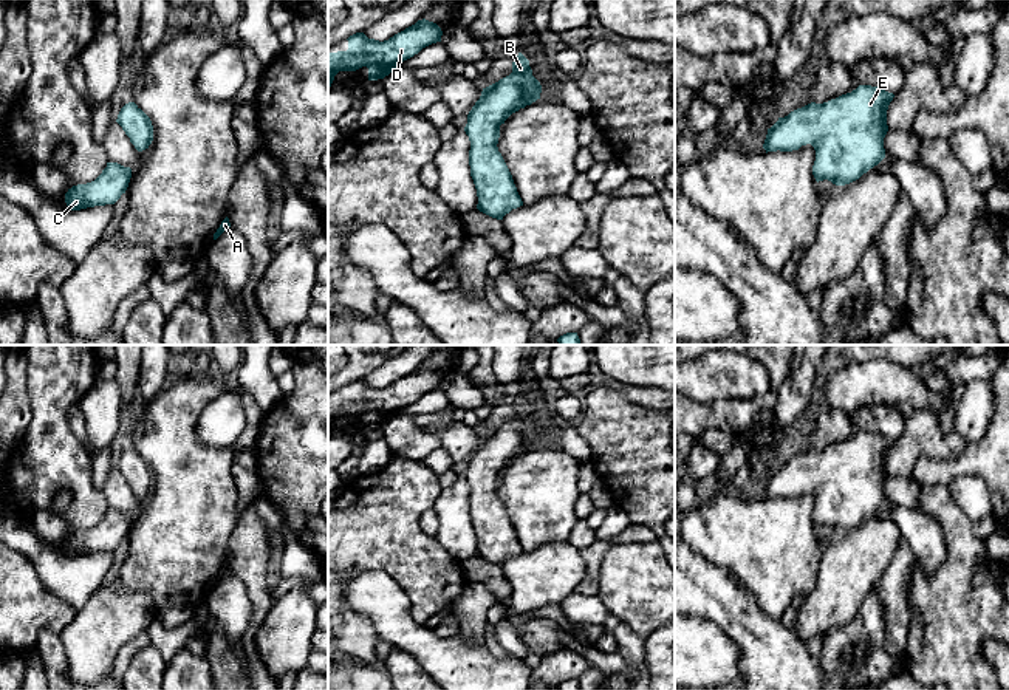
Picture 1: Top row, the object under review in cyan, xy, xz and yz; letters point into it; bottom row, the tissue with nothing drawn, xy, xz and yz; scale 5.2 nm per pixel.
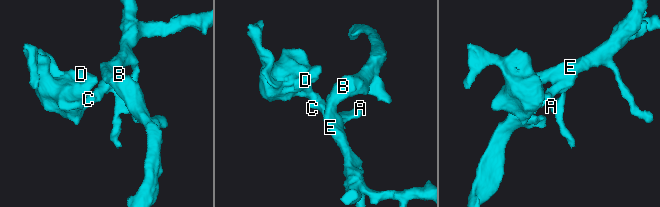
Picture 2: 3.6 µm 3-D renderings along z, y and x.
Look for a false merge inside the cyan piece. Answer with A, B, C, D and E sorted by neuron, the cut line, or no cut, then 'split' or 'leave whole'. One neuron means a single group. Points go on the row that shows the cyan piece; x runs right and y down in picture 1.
A B C D E; no cut; leave whole

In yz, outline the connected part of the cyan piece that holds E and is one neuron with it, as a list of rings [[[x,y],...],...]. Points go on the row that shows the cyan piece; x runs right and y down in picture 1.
[[[859,85],[851,93],[823,104],[811,102],[791,111],[768,128],[763,149],[768,152],[792,152],[811,144],[816,150],[812,175],[816,181],[828,179],[845,186],[859,179],[885,158],[884,138],[888,132],[887,110],[894,94],[879,87]]]

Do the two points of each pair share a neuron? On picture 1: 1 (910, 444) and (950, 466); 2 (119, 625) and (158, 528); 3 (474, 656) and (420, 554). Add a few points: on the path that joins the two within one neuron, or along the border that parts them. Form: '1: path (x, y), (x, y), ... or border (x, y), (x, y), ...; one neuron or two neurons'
1: border (967, 443), (952, 457), (920, 458), (912, 475); two neurons
2: border (116, 579), (130, 588), (144, 591), (158, 611); two neurons
3: border (468, 584), (452, 611); two neurons

